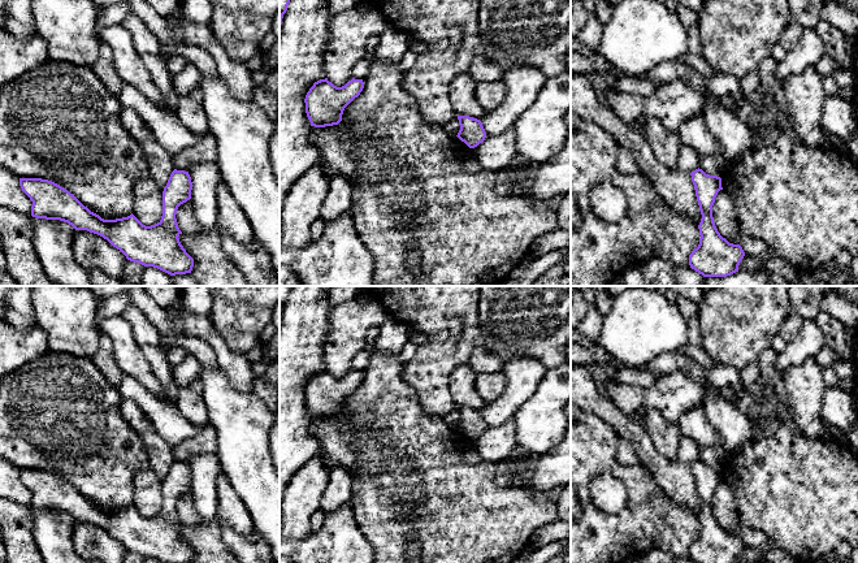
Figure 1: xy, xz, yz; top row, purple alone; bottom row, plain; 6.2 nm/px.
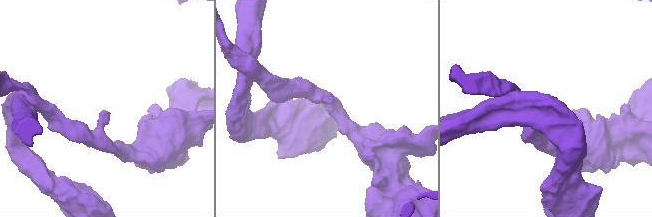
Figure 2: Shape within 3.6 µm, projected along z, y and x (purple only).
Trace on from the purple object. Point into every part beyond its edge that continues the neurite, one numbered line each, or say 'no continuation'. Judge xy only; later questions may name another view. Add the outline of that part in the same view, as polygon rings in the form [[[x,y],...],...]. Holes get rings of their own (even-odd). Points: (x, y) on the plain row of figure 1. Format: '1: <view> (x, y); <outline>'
1: xy (12, 488); [[[0,458],[0,498],[31,506],[31,497],[32,493],[20,477],[20,468]]]

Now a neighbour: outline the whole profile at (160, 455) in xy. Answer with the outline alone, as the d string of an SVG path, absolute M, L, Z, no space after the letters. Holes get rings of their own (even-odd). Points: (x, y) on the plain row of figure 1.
M122 399L120 411L126 423L142 437L147 449L150 468L164 480L174 462L172 447L157 434L148 416L134 400Z

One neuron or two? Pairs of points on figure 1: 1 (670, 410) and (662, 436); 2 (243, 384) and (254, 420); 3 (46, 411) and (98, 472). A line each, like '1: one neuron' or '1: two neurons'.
1: two neurons
2: two neurons
3: one neuron

